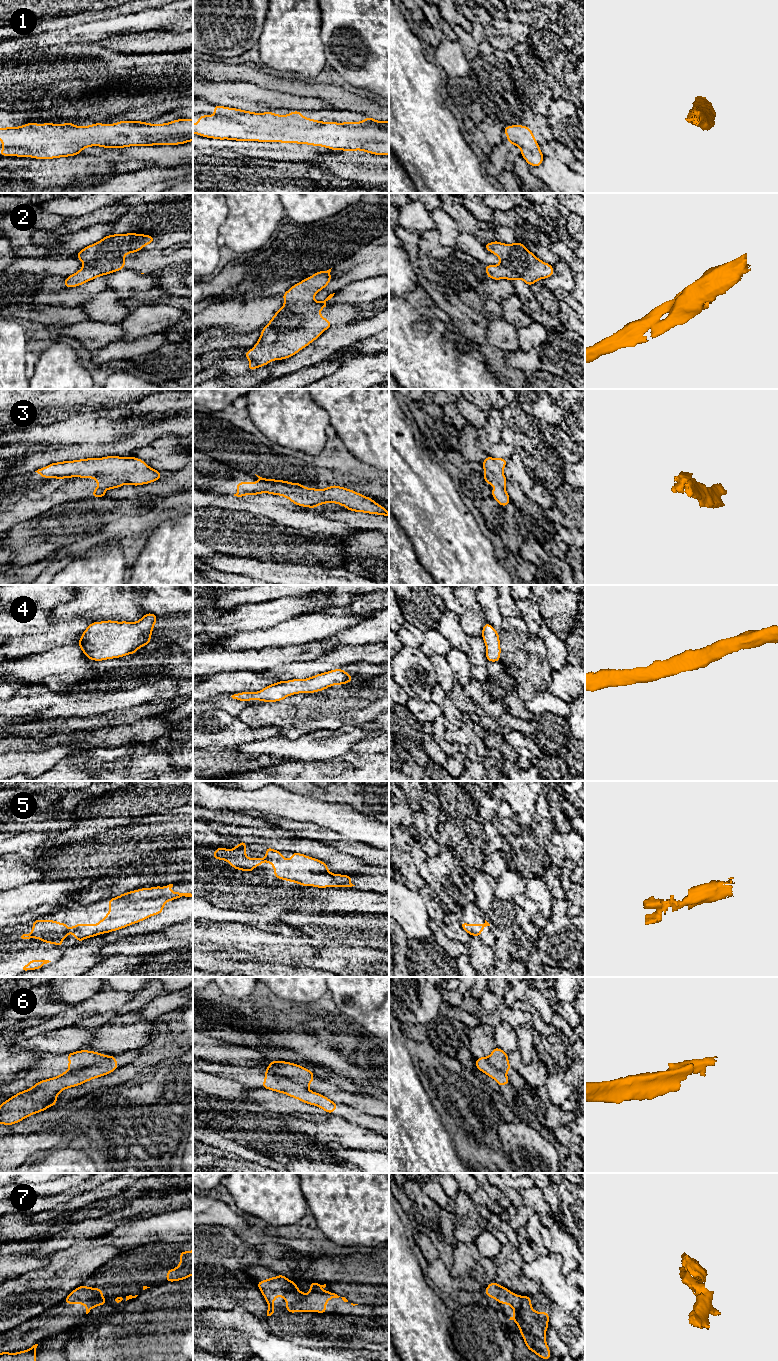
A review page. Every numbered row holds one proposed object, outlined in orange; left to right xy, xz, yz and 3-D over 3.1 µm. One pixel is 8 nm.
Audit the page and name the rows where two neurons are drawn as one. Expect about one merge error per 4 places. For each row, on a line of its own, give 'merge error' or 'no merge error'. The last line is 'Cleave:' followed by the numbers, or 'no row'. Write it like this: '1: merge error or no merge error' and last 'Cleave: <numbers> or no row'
1: no merge error
2: no merge error
3: no merge error
4: no merge error
5: no merge error
6: merge error
7: no merge error
Cleave: 6

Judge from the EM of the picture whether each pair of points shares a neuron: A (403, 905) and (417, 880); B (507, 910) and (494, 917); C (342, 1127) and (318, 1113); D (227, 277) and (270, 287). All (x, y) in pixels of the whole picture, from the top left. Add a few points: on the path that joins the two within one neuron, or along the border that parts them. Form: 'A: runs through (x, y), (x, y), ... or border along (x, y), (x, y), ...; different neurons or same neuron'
A: border along (408, 887), (416, 890); different neurons
B: runs through (504, 913), (501, 916), (497, 916); same neuron
C: runs through (336, 1127), (332, 1127), (324, 1119); same neuron
D: runs through (238, 281), (259, 282); same neuron

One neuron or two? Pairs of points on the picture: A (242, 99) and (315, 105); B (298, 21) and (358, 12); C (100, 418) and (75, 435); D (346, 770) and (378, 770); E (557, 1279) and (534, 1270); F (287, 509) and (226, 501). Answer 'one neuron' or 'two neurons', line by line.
A: one neuron
B: two neurons
C: one neuron
D: one neuron
E: one neuron
F: one neuron

